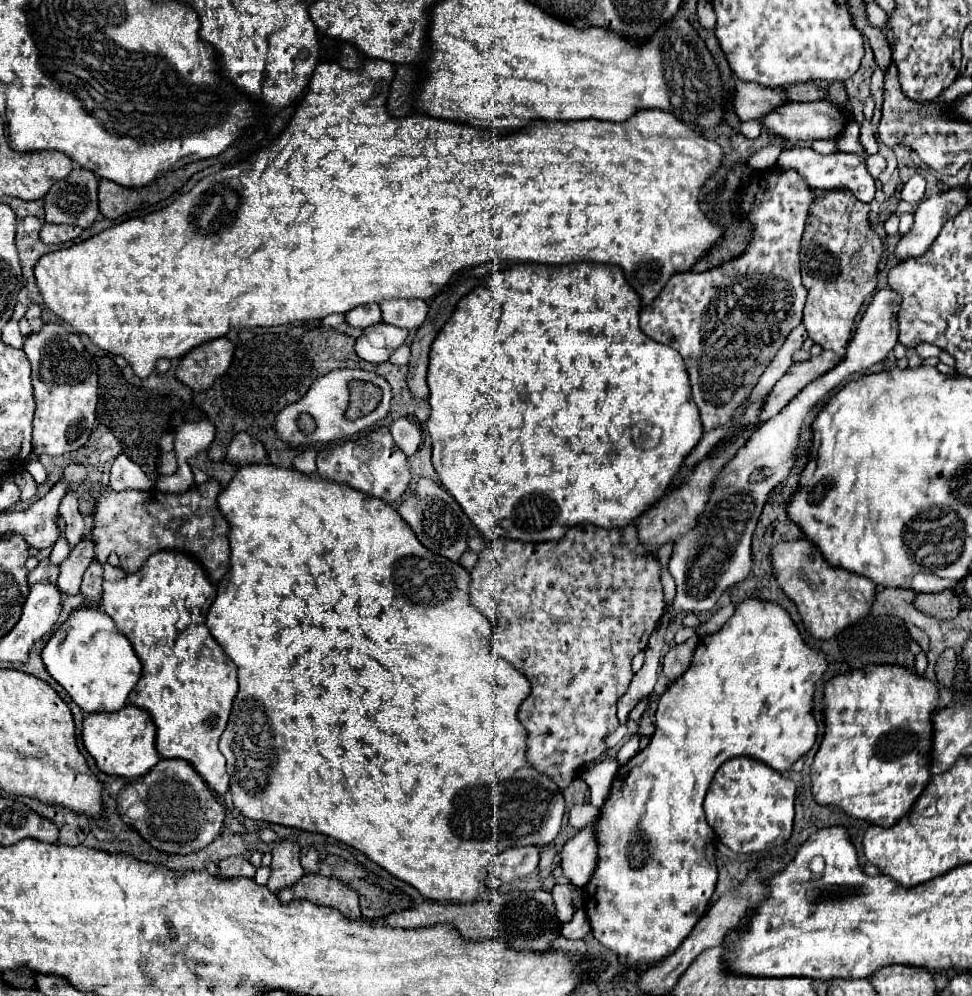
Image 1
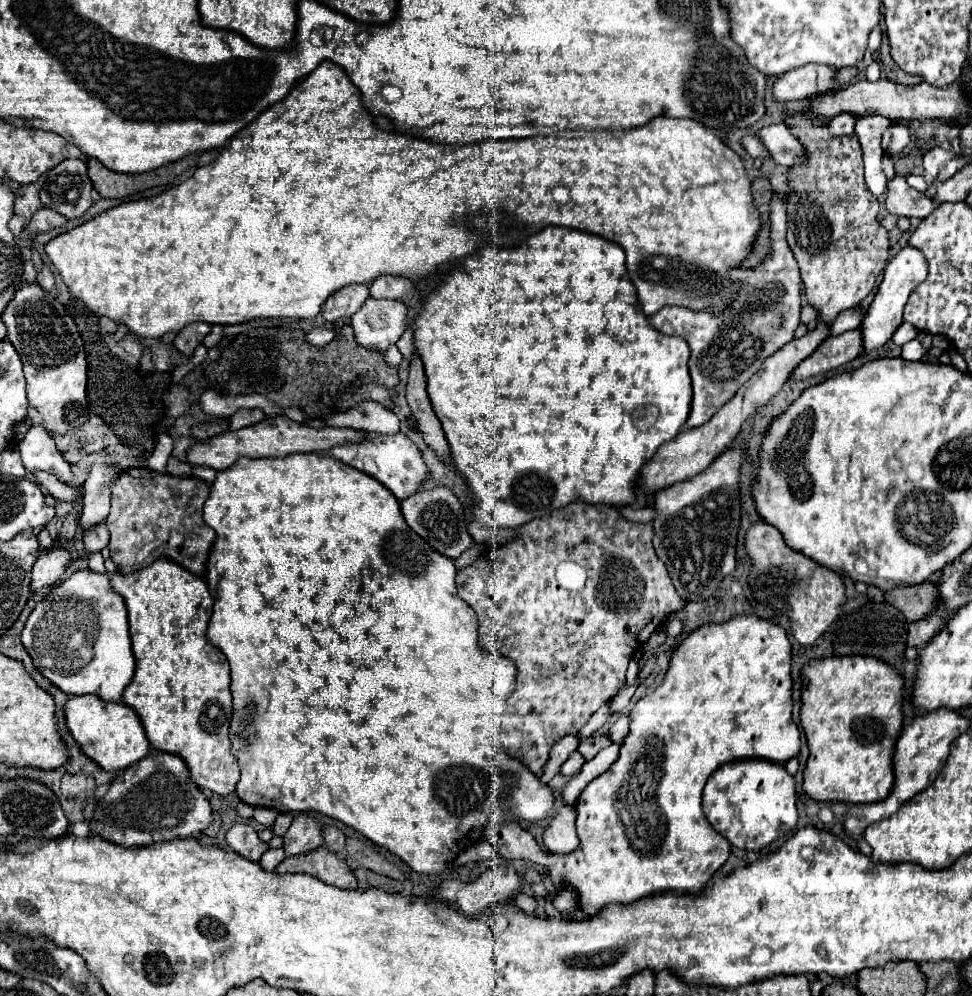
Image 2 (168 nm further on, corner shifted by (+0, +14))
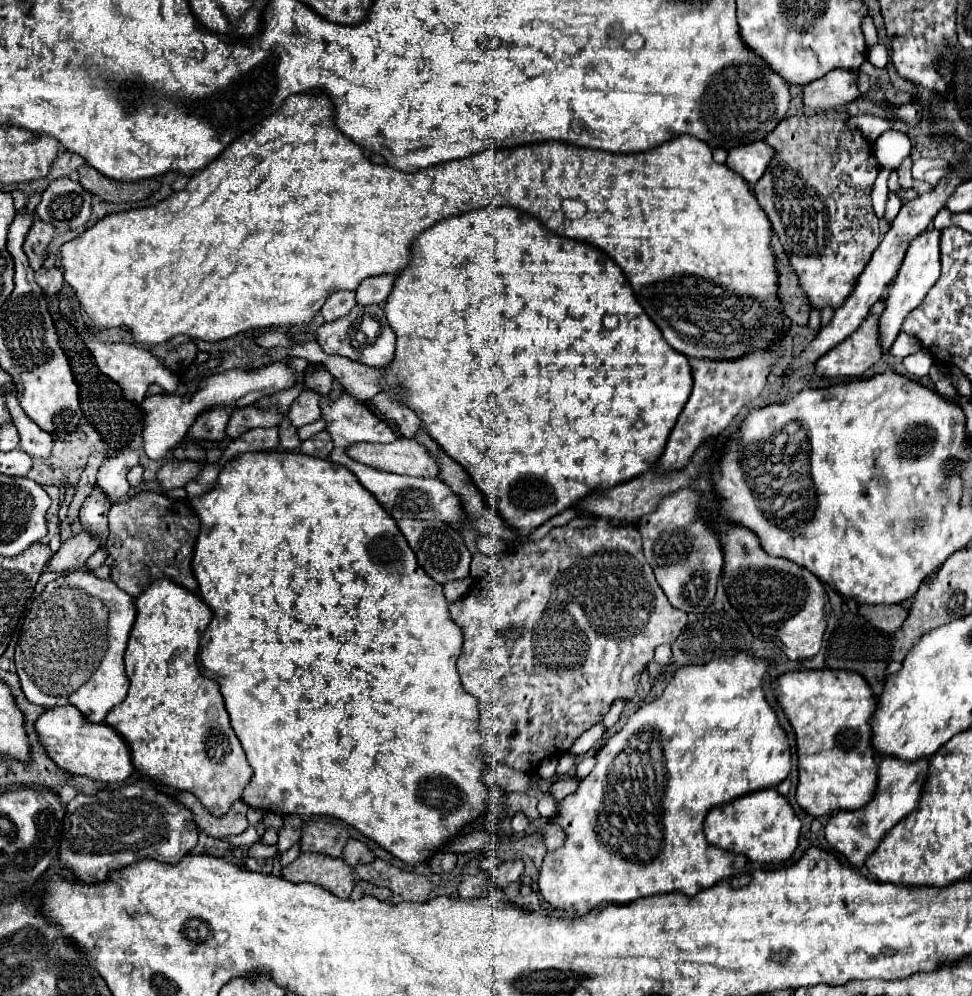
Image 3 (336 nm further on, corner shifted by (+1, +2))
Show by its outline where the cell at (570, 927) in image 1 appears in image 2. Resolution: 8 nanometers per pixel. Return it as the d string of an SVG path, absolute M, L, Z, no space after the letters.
M521 892L521 894L515 896L515 904L517 904L525 914L535 914L535 910L537 910L537 900L535 900L533 896L525 894L525 892Z

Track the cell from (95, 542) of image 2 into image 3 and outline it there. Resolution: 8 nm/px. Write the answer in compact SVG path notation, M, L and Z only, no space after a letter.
M94 486L92 494L84 500L80 508L80 522L82 528L88 532L94 532L100 540L108 538L108 510L112 502L106 498L106 494Z

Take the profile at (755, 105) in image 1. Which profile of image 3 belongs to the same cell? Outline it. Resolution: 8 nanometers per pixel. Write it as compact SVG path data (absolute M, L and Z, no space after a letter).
M838 68L834 72L828 72L826 76L804 86L802 102L814 110L834 110L838 106L844 106L860 96L856 80L858 76L852 70Z

